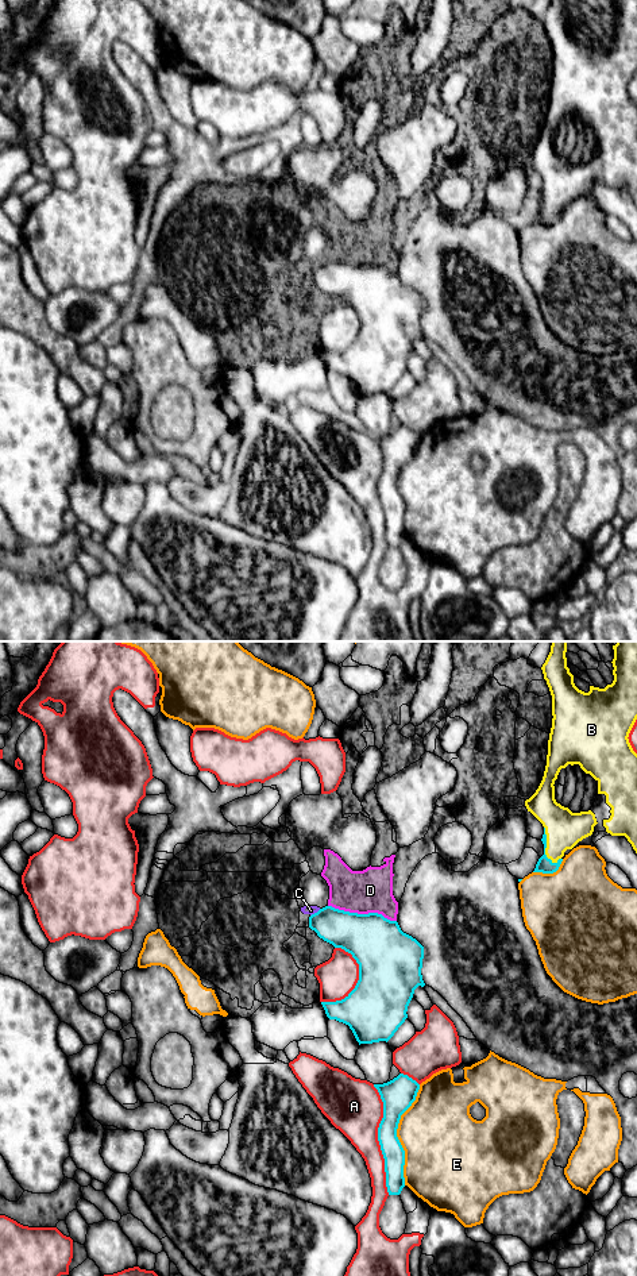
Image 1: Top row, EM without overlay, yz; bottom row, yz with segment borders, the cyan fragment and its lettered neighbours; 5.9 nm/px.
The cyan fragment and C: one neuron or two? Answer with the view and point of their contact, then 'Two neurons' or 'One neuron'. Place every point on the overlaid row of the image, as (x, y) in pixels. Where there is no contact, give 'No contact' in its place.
Touches cyan at yz (315, 913). Two neurons

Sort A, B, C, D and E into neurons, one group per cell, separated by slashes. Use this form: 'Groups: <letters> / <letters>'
Groups: A / B / C D / E

